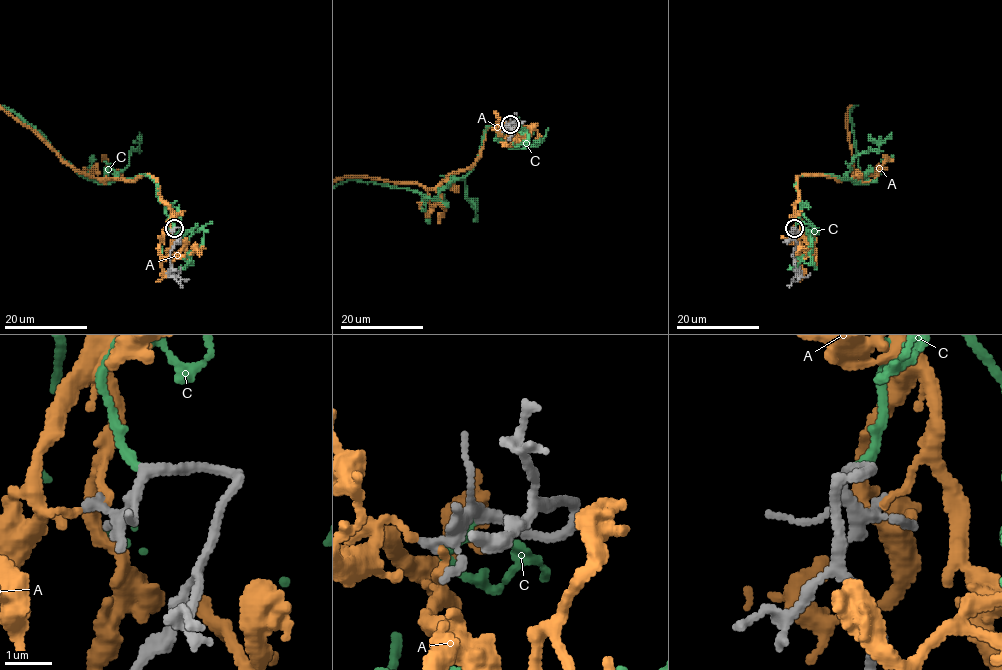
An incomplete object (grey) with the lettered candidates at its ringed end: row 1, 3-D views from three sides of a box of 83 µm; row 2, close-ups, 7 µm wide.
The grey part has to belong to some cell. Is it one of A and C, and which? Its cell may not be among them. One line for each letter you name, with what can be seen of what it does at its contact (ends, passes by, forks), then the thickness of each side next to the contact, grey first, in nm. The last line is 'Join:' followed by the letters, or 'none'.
C: it ends there; 200 nm thick on the grey side, 180 nm on the other
Join: C

